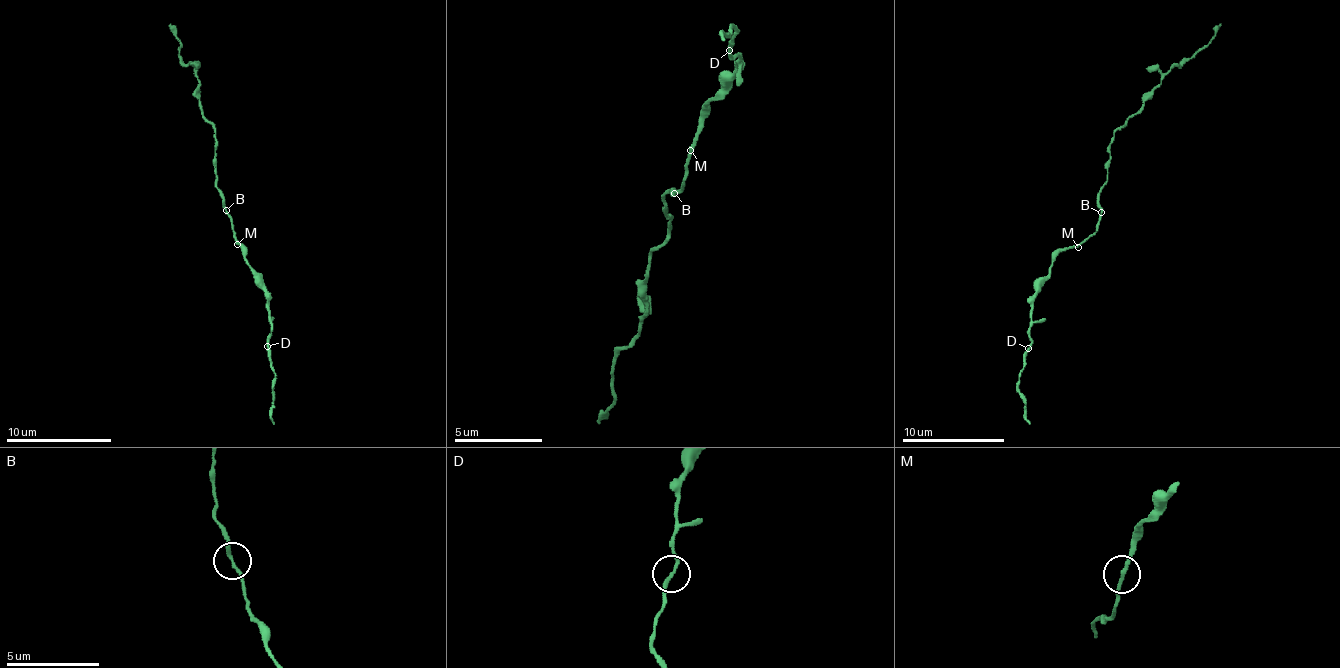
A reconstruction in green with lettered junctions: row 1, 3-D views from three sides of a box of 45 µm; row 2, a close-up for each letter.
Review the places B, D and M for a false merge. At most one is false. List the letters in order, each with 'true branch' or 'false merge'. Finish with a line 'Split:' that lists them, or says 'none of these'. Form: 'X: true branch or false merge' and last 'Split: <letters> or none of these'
B: true branch
D: true branch
M: true branch
Split: none of these

